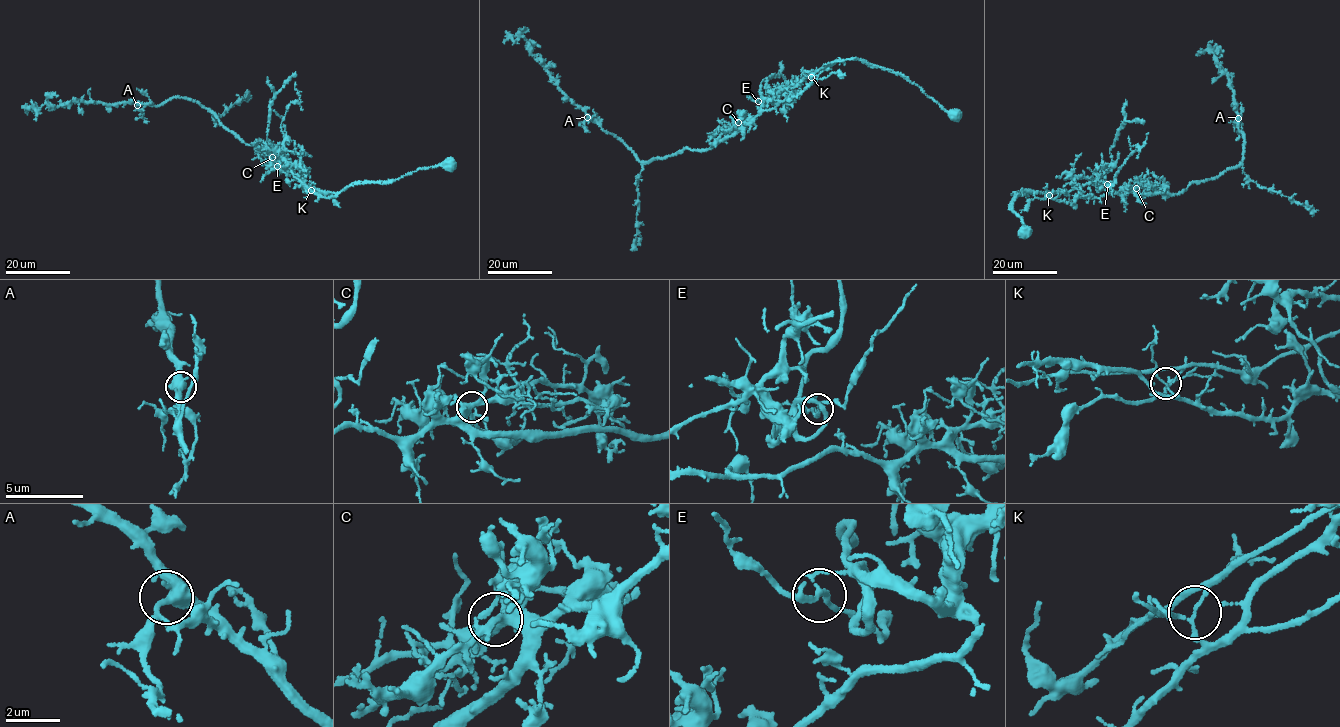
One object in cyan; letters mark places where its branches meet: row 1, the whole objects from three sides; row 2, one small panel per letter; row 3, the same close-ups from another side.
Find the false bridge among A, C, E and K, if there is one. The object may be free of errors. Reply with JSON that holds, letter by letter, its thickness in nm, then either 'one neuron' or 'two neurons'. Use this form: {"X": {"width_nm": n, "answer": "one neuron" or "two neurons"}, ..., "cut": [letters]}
{"A": {"width_nm": 420, "answer": "one neuron"}, "C": {"width_nm": 320, "answer": "one neuron"}, "E": {"width_nm": 160, "answer": "one neuron"}, "K": {"width_nm": 110, "answer": "two neurons"}, "cut": ["K"]}

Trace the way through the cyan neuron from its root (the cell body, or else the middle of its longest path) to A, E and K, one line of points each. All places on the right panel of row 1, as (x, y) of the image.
A: (1024, 233), (1013, 211), (1015, 191), (1071, 203), (1113, 192), (1173, 195), (1236, 167), (1244, 154), (1238, 118)
E: (1024, 233), (1027, 228), (1013, 211), (1015, 191), (1064, 192), (1094, 181), (1098, 190), (1107, 184)
K: (1024, 233), (1027, 228), (1021, 217), (1013, 211), (1012, 204), (1018, 194), (1014, 193), (1023, 190), (1049, 195)

